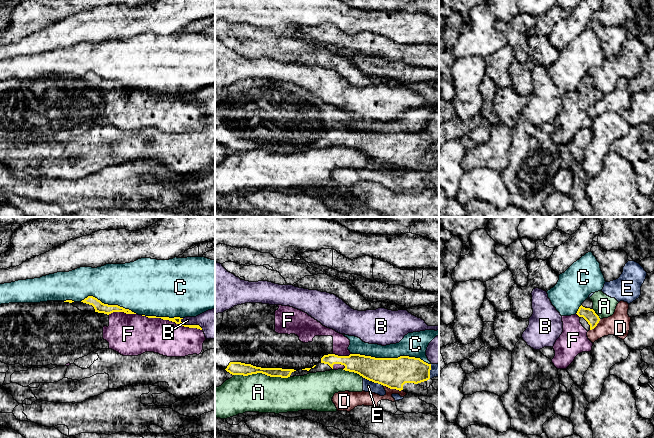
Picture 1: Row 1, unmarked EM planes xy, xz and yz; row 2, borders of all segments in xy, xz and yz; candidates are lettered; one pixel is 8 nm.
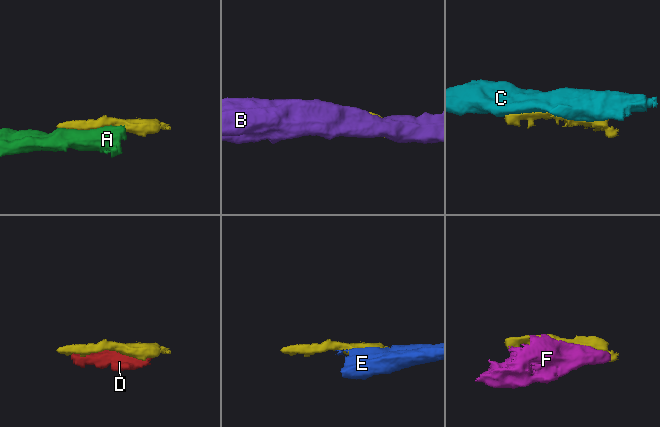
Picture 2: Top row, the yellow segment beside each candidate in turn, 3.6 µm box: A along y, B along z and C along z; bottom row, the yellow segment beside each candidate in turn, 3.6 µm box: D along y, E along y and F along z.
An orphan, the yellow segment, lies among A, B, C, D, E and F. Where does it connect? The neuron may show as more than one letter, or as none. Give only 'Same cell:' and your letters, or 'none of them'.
Same cell: F

